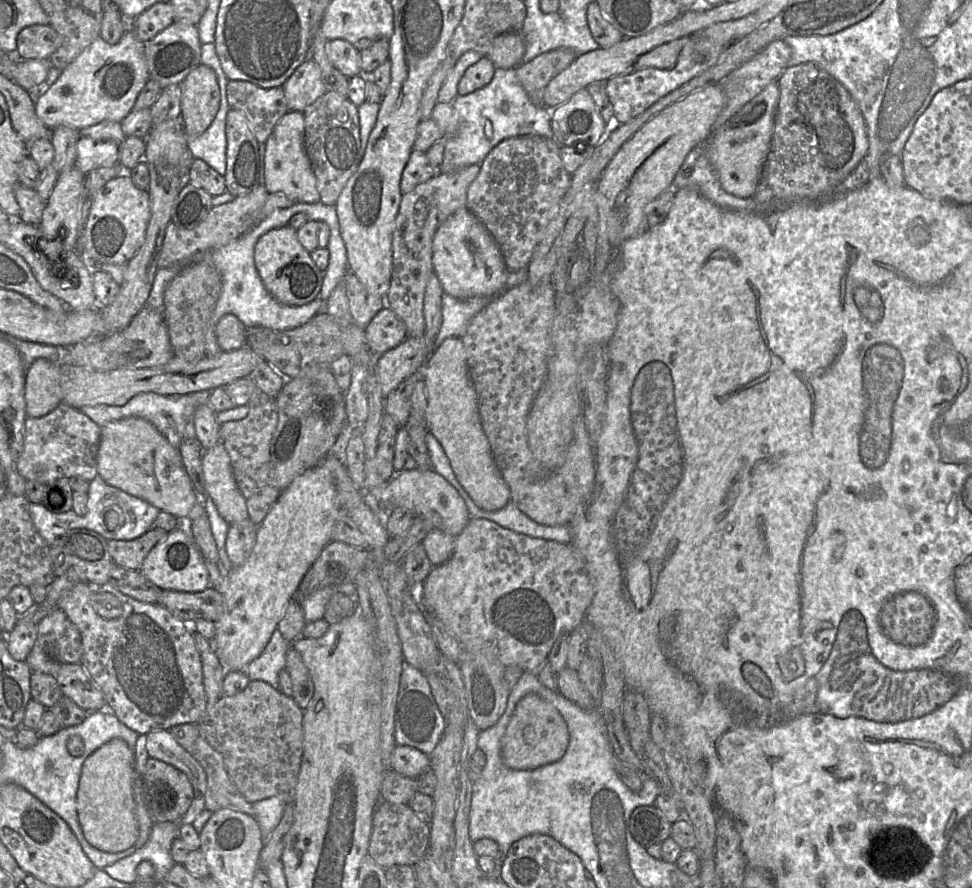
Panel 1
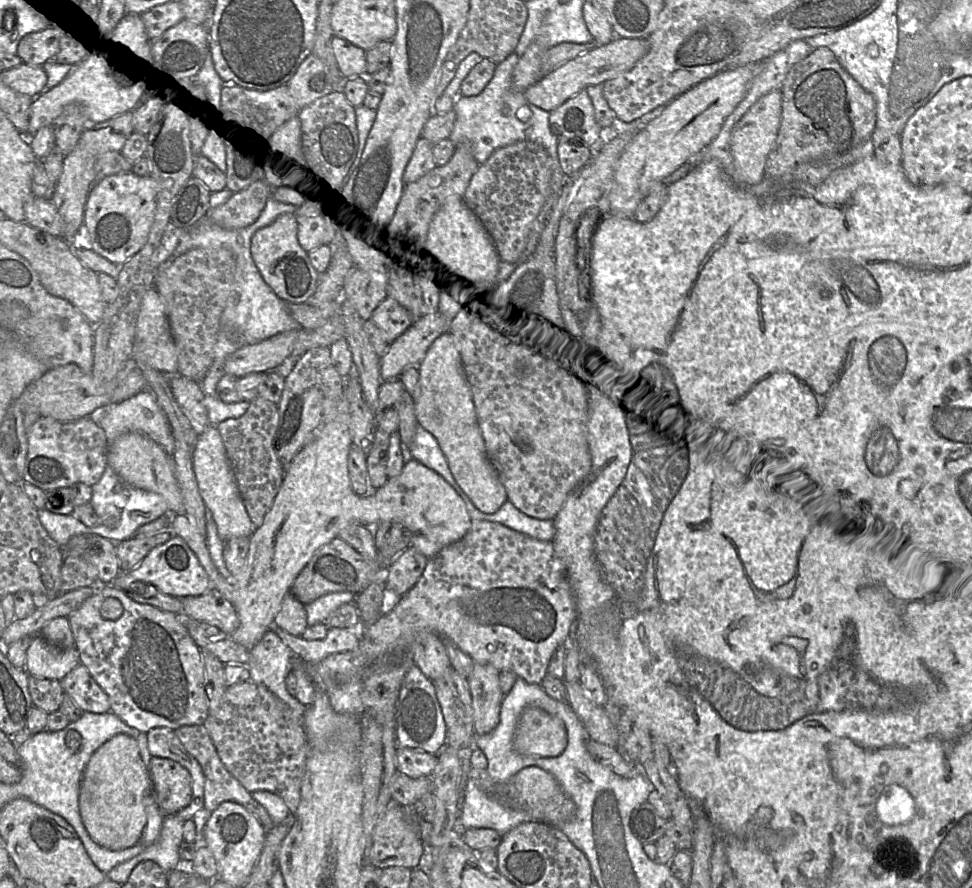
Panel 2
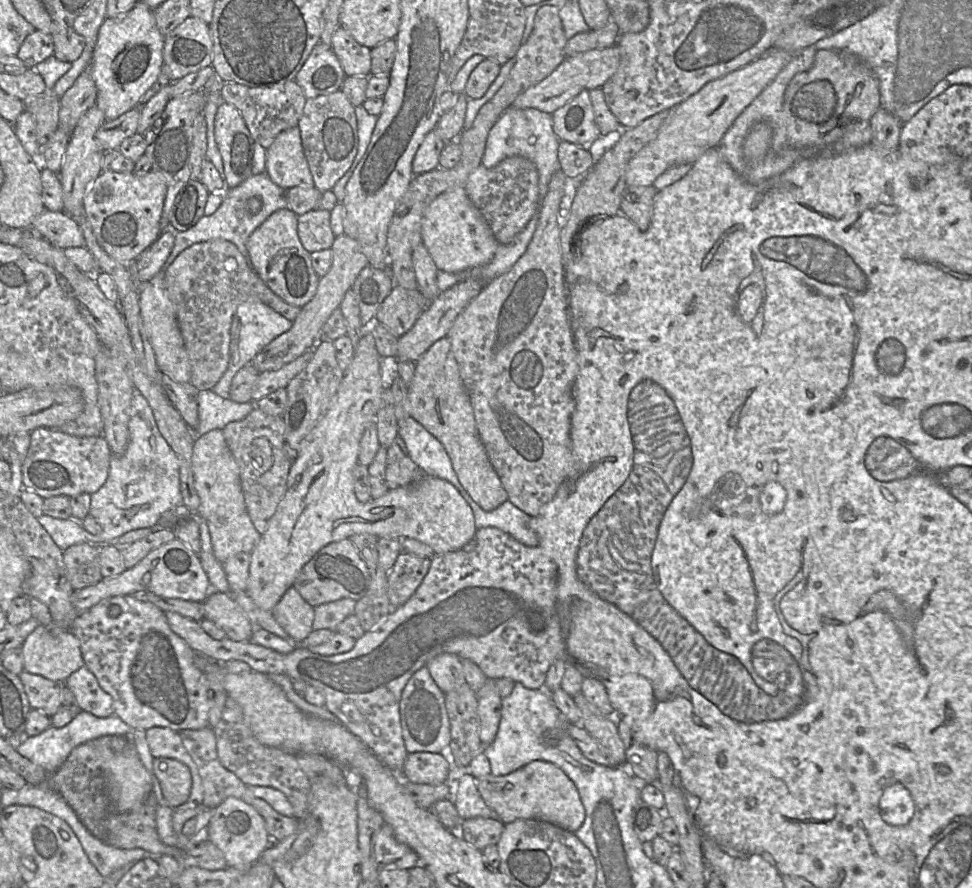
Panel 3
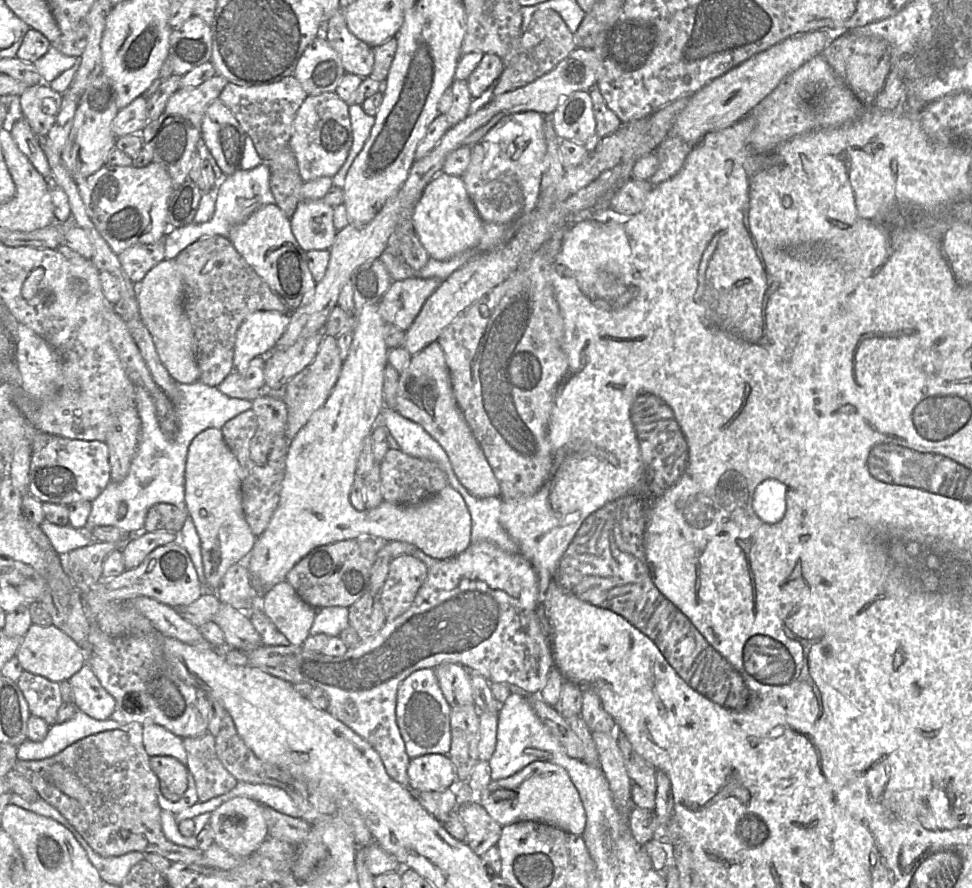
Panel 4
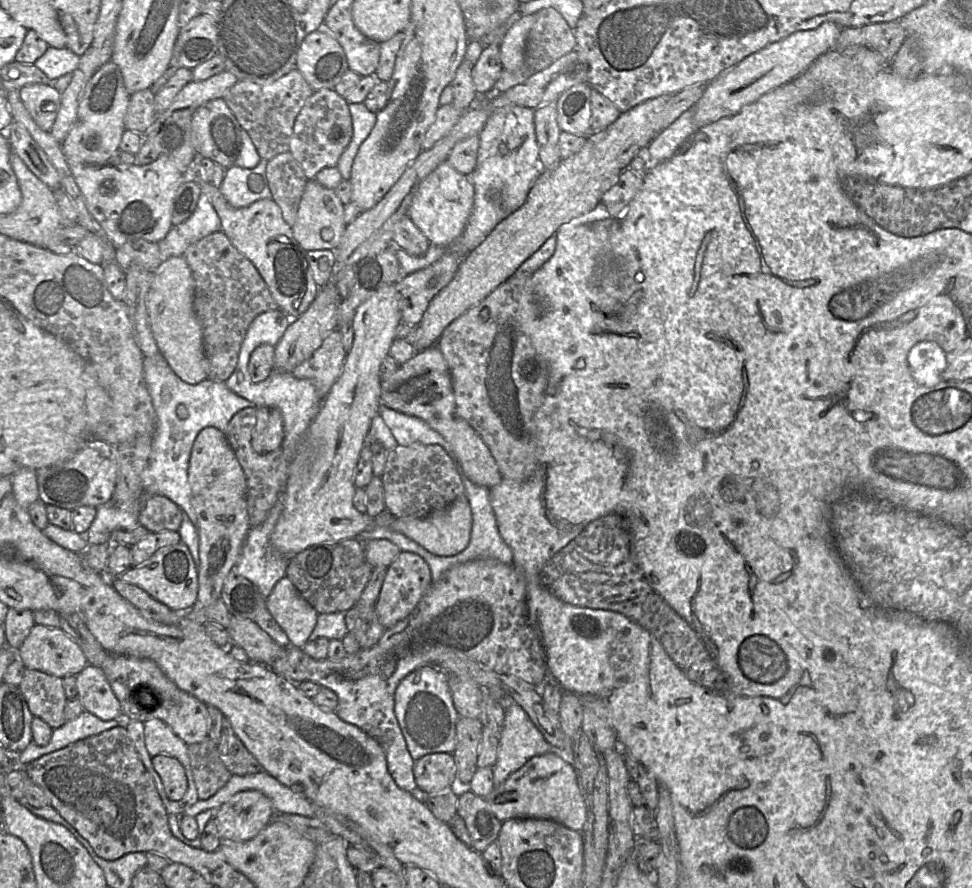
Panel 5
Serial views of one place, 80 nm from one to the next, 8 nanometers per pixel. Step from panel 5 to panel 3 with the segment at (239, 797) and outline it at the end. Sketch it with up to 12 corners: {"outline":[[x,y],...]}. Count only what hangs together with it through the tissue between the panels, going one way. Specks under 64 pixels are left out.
{"outline":[[229,797],[208,840],[227,867],[248,870],[272,843],[262,816]]}

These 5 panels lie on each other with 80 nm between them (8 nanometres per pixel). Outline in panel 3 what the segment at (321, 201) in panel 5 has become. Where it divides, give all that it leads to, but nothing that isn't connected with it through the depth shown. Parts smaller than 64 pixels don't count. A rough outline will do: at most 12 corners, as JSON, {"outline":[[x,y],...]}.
{"outline":[[330,211],[297,217],[300,243],[309,253],[330,249]]}

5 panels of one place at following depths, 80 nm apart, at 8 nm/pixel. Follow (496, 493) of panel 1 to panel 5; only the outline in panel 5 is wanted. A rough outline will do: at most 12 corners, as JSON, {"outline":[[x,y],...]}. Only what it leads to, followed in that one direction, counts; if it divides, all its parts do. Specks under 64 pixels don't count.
{"outline":[[437,344],[381,381],[380,402],[422,419],[472,483],[502,481],[486,444],[457,414]]}

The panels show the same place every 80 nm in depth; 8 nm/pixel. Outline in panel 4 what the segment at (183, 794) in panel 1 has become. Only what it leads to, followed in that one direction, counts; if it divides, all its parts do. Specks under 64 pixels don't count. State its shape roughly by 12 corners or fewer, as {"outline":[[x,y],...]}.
{"outline":[[171,756],[150,764],[163,796],[179,801],[188,788],[188,769]]}

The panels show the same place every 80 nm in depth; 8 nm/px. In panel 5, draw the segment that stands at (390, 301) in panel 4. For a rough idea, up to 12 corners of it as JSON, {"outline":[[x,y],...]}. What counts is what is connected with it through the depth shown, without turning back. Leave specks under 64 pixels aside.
{"outline":[[446,252],[395,283],[402,323],[418,325],[465,256]]}

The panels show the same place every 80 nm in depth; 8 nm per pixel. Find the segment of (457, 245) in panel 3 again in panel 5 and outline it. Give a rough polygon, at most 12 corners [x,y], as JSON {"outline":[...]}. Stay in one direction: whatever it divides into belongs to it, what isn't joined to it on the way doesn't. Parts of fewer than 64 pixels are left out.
{"outline":[[448,161],[420,184],[407,216],[434,245],[463,233],[470,177]]}

